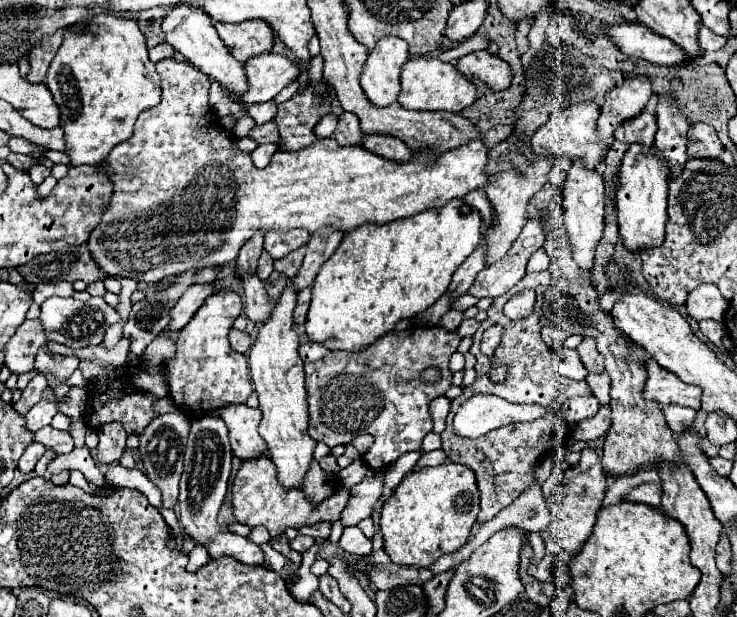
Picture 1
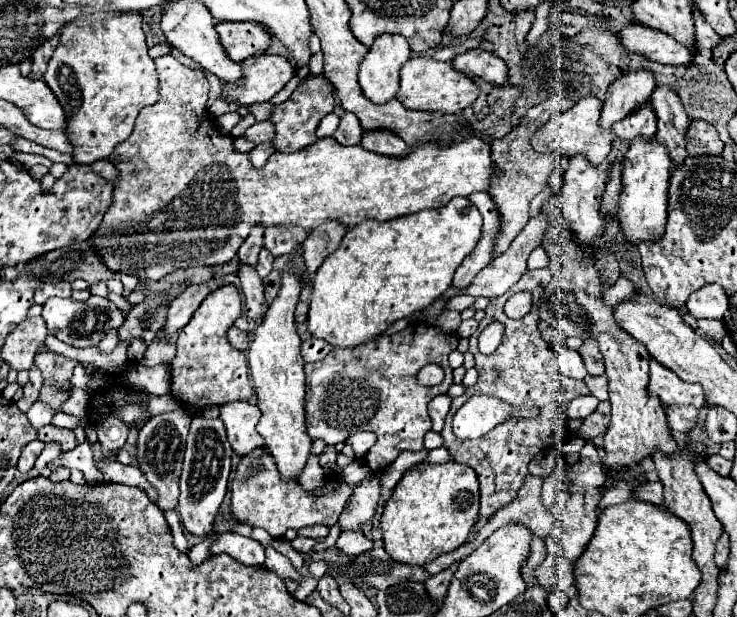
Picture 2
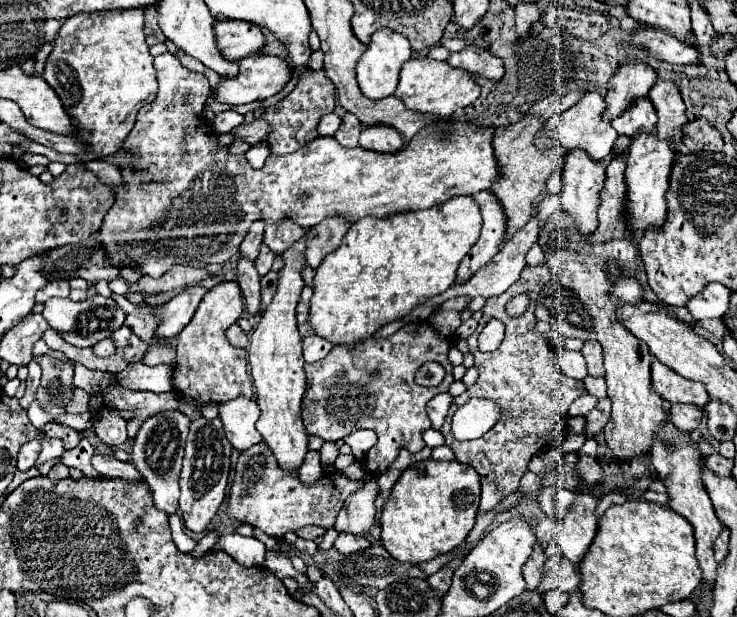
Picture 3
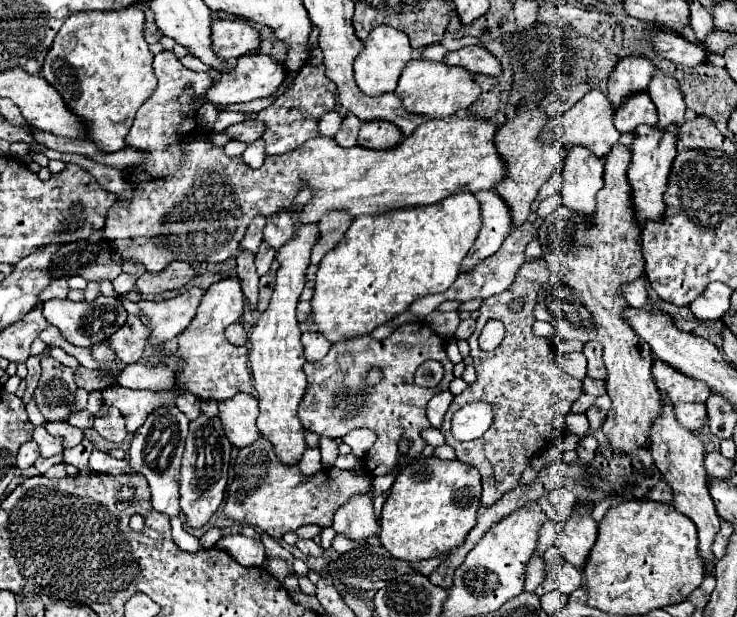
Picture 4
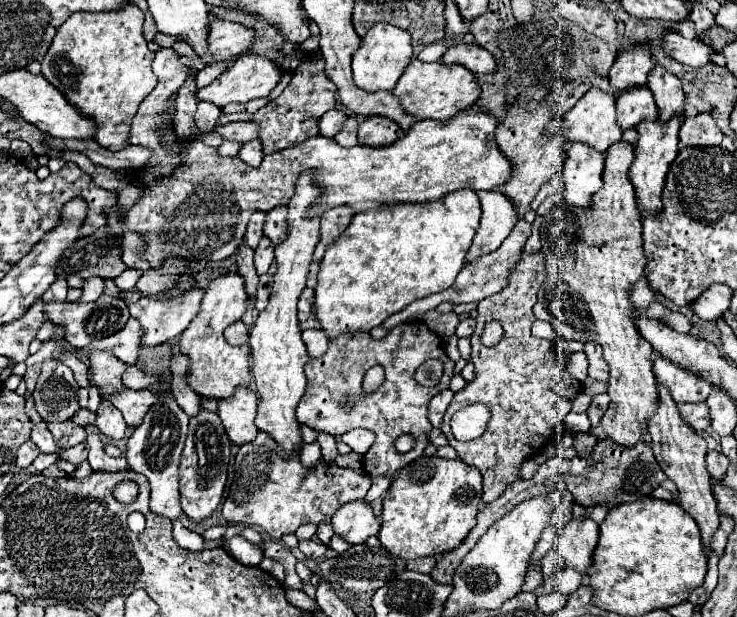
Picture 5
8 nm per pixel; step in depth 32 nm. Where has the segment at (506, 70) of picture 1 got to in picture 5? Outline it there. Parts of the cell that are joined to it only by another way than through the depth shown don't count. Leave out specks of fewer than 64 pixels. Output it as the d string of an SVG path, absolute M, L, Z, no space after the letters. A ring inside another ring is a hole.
M458 44L442 56L444 64L460 64L470 72L496 72L494 56L478 44Z

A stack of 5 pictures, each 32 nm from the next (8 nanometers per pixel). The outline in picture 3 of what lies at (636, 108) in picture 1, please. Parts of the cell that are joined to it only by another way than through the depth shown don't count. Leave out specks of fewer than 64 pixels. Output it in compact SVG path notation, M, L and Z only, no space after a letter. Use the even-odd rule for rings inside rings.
M642 62L620 66L608 82L604 120L612 122L620 112L624 112L624 108L628 108L628 104L632 104L632 100L646 98L654 82L656 72Z

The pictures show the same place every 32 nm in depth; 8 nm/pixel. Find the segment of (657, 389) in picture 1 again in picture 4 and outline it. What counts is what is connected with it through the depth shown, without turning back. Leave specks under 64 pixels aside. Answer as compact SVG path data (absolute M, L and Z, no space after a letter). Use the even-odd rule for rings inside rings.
M654 360L652 364L652 378L660 392L664 392L670 402L706 402L710 396L710 390L704 382L692 380L688 376L682 376L668 364Z

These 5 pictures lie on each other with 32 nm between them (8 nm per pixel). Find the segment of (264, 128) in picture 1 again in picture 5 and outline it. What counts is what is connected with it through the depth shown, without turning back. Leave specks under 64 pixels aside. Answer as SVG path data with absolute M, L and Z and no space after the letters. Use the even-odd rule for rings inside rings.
M232 122L226 126L218 126L214 128L216 134L220 134L226 140L236 140L236 142L248 142L258 138L260 128L256 128L256 122Z

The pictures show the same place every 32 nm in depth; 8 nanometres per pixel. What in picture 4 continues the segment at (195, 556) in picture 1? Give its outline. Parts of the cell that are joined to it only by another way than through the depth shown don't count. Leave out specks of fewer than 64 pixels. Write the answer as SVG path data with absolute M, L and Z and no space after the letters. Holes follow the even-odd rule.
M210 528L202 538L200 538L200 544L202 544L202 550L206 550L206 548L212 548L218 540L222 538L222 532L218 530L218 528Z

